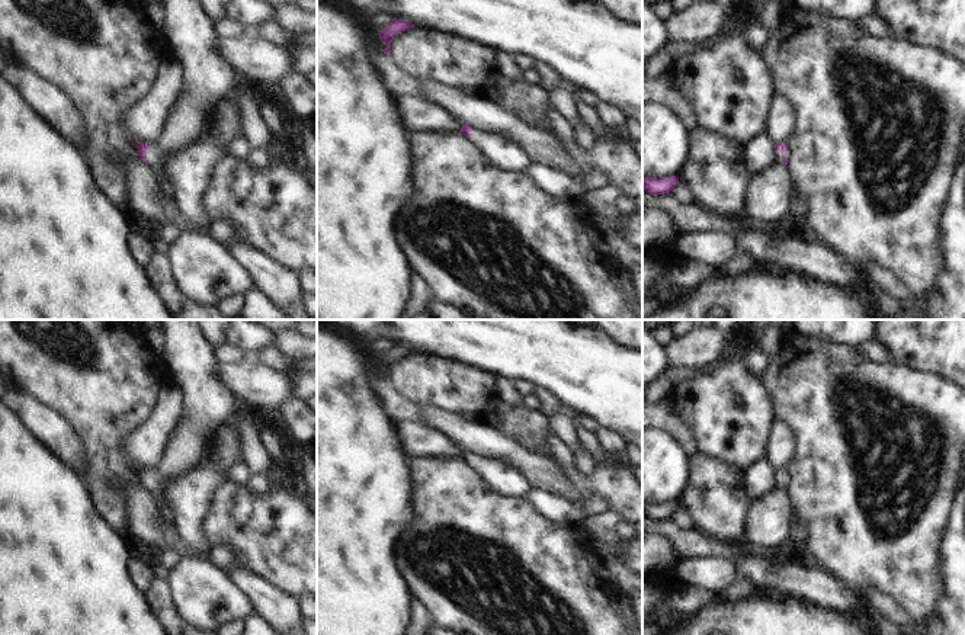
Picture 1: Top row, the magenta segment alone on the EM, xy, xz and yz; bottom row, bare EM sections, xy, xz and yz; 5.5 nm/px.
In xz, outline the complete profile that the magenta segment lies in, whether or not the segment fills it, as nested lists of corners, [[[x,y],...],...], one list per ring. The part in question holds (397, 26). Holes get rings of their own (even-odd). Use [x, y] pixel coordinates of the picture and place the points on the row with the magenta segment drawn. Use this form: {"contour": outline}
{"contour": [[[394,17],[389,25],[378,31],[379,39],[387,45],[387,48],[382,49],[382,52],[391,55],[389,45],[394,36],[405,31],[410,31],[411,28],[414,28],[414,25],[411,25],[410,22]]]}

